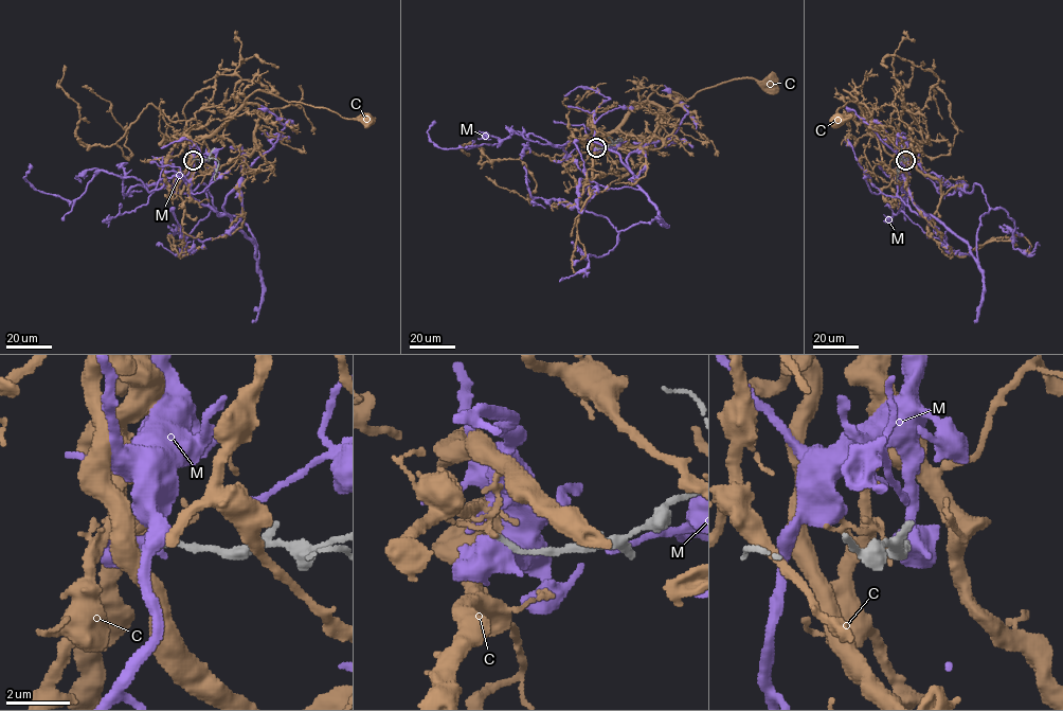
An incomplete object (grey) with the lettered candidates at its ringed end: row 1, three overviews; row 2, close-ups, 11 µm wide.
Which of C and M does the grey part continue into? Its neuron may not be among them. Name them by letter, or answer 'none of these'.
none of these

